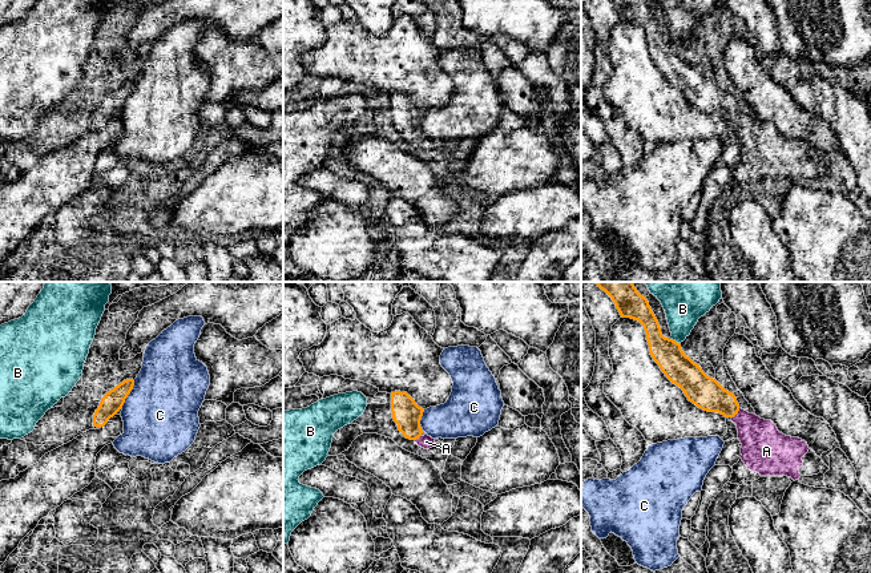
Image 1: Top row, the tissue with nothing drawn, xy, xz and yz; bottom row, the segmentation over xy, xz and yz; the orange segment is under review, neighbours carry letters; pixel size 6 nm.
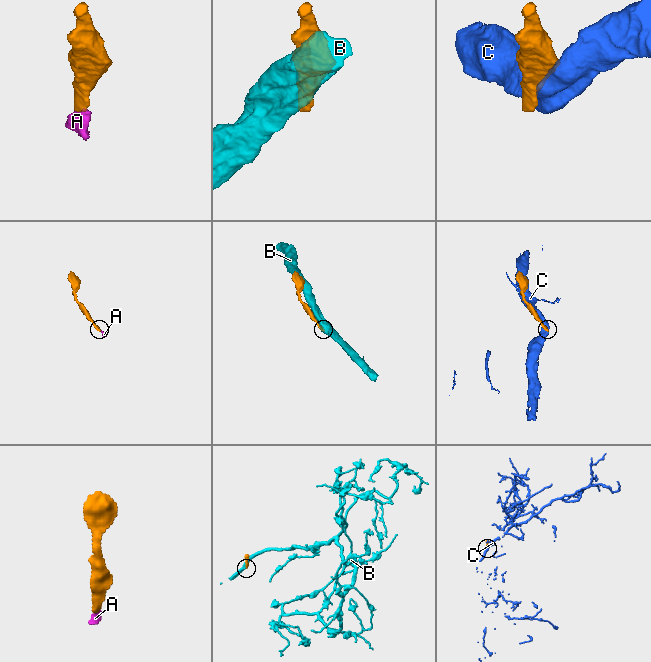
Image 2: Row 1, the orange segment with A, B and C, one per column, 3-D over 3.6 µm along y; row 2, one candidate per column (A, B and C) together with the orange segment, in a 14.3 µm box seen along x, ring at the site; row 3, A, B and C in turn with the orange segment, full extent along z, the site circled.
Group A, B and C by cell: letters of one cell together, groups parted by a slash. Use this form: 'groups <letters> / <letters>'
groups A / B / C

